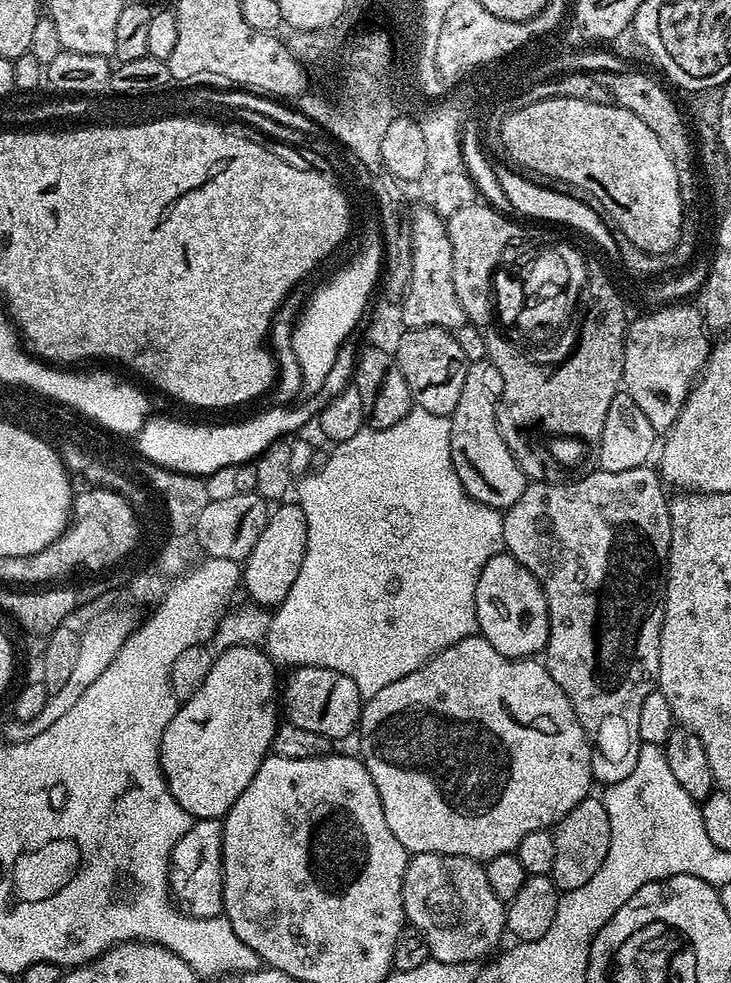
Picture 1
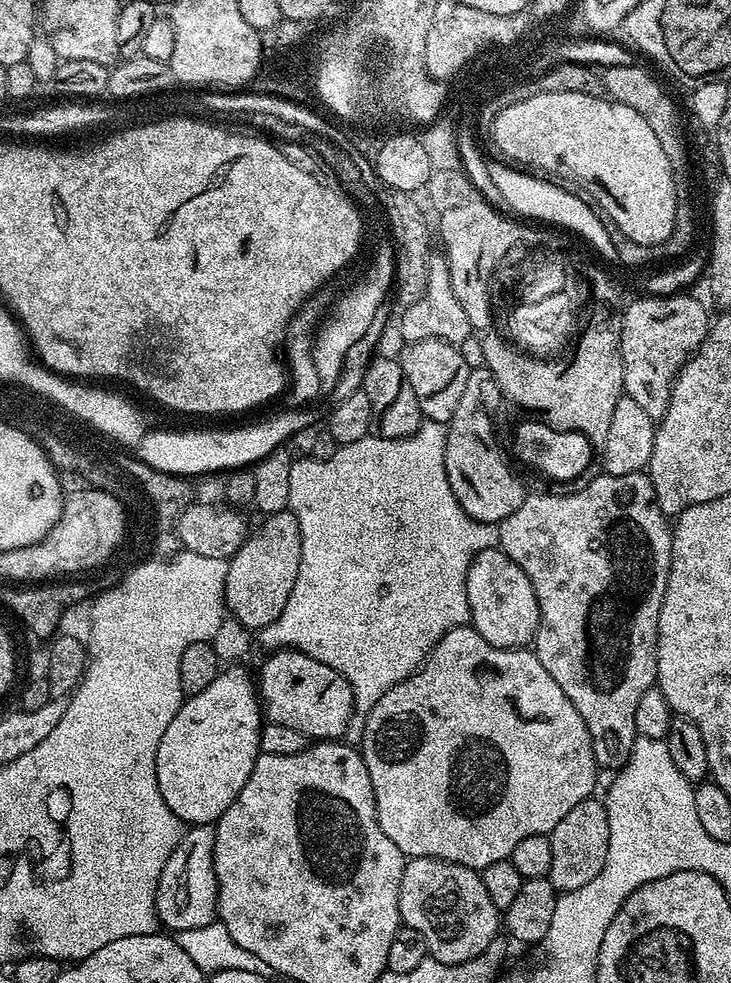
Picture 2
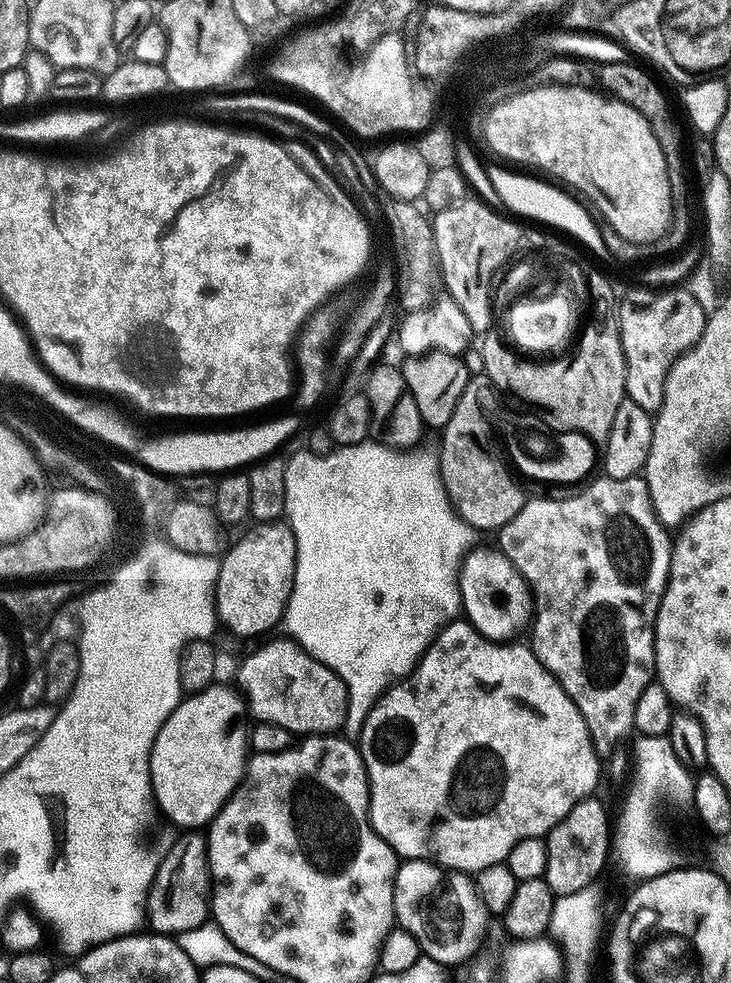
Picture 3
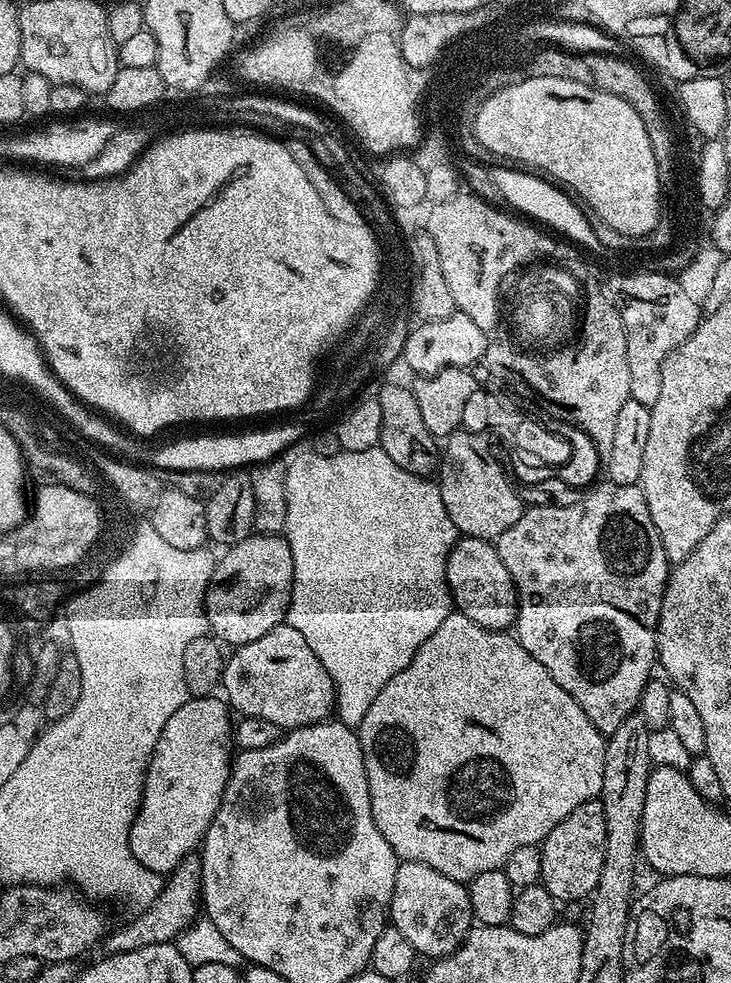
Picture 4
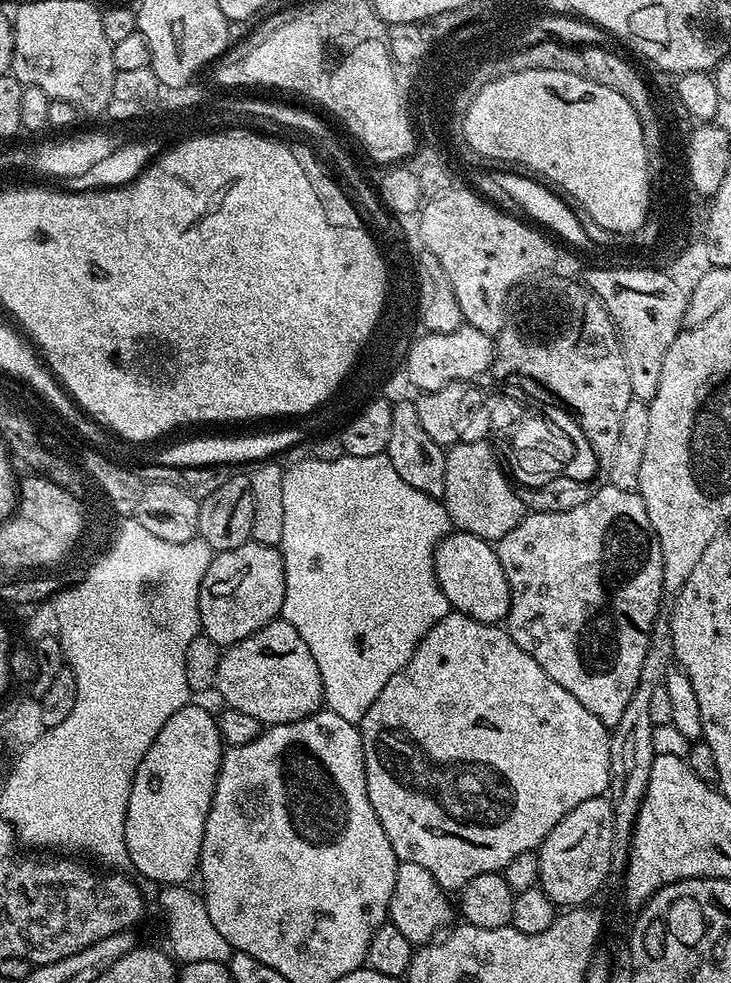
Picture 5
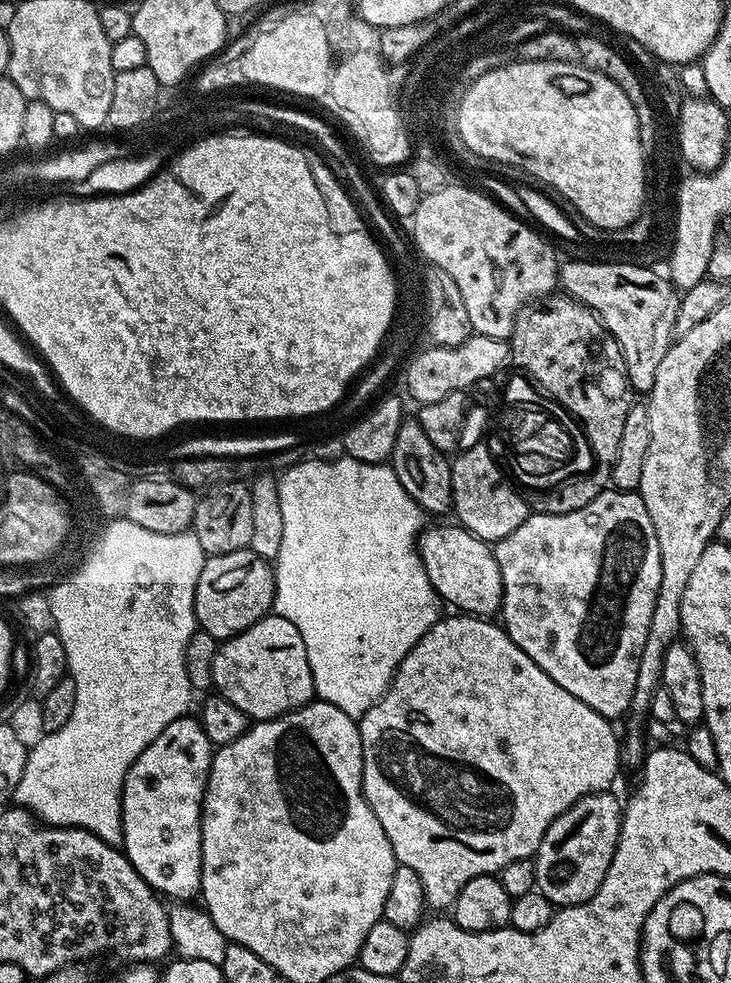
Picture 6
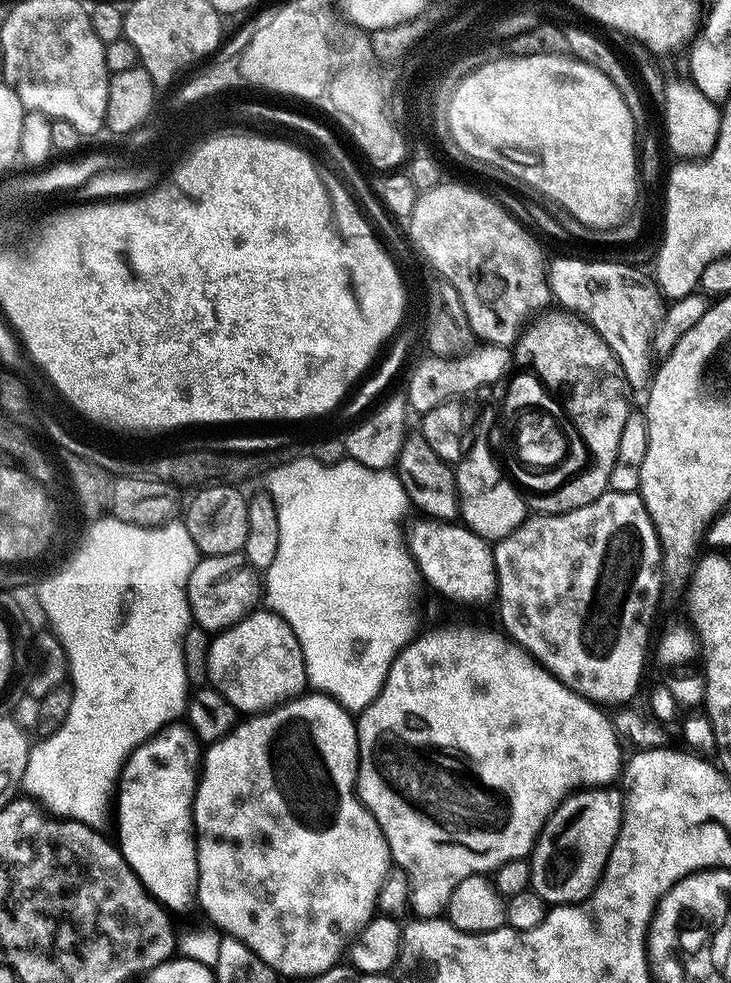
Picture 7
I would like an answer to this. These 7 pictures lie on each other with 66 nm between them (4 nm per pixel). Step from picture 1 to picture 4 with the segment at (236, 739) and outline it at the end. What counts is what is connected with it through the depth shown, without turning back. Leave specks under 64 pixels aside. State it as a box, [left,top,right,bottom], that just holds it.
[130,695,234,874]

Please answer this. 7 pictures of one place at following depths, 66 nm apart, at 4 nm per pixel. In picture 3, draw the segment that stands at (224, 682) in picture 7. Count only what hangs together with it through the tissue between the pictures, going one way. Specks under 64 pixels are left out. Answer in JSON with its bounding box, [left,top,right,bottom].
[240,638,350,737]

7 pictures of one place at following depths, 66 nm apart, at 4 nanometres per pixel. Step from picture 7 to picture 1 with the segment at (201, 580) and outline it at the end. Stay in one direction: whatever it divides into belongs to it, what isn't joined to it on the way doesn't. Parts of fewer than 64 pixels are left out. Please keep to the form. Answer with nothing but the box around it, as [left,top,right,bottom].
[242,503,306,610]

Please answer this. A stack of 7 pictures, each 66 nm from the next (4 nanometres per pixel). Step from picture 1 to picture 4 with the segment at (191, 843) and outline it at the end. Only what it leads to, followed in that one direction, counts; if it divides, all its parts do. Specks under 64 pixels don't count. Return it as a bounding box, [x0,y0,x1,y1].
[103,856,201,956]

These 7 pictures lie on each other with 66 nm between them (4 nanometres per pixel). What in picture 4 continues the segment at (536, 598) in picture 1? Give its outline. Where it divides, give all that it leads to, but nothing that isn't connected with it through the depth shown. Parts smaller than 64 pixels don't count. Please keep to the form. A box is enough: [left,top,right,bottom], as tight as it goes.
[446,536,516,632]

